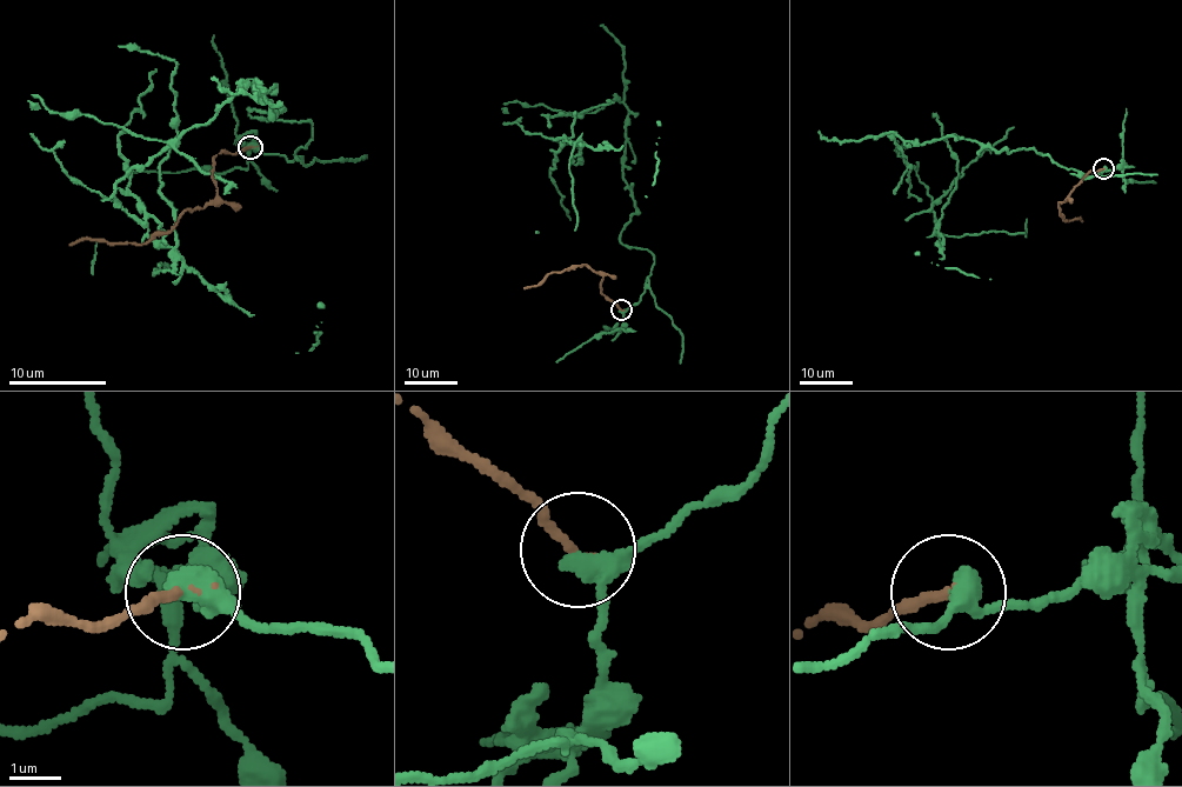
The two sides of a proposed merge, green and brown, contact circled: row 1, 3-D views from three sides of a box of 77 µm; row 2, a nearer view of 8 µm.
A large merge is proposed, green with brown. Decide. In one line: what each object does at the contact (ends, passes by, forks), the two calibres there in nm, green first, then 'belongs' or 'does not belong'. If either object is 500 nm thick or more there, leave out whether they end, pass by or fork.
green passes by | brown ends | 400/170 nm | does not belong

